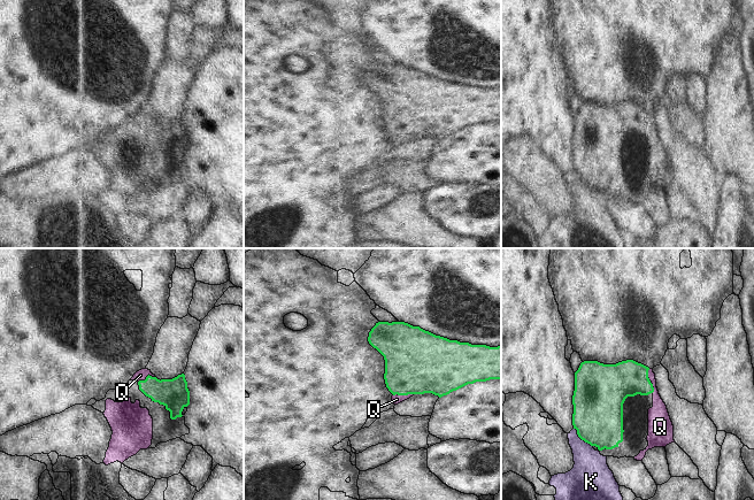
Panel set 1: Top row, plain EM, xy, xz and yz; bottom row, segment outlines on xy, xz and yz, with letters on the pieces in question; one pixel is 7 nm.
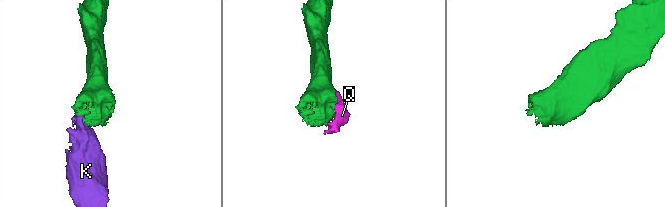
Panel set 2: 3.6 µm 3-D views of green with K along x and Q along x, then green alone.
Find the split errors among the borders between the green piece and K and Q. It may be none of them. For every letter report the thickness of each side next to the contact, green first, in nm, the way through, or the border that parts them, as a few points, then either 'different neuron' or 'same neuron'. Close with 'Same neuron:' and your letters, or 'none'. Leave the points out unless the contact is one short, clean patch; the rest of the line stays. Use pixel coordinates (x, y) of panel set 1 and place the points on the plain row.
K: calibres 360 and 260 nm; different neuron
Q: calibres 440 and 70 nm; same neuron
Same neuron: Q

